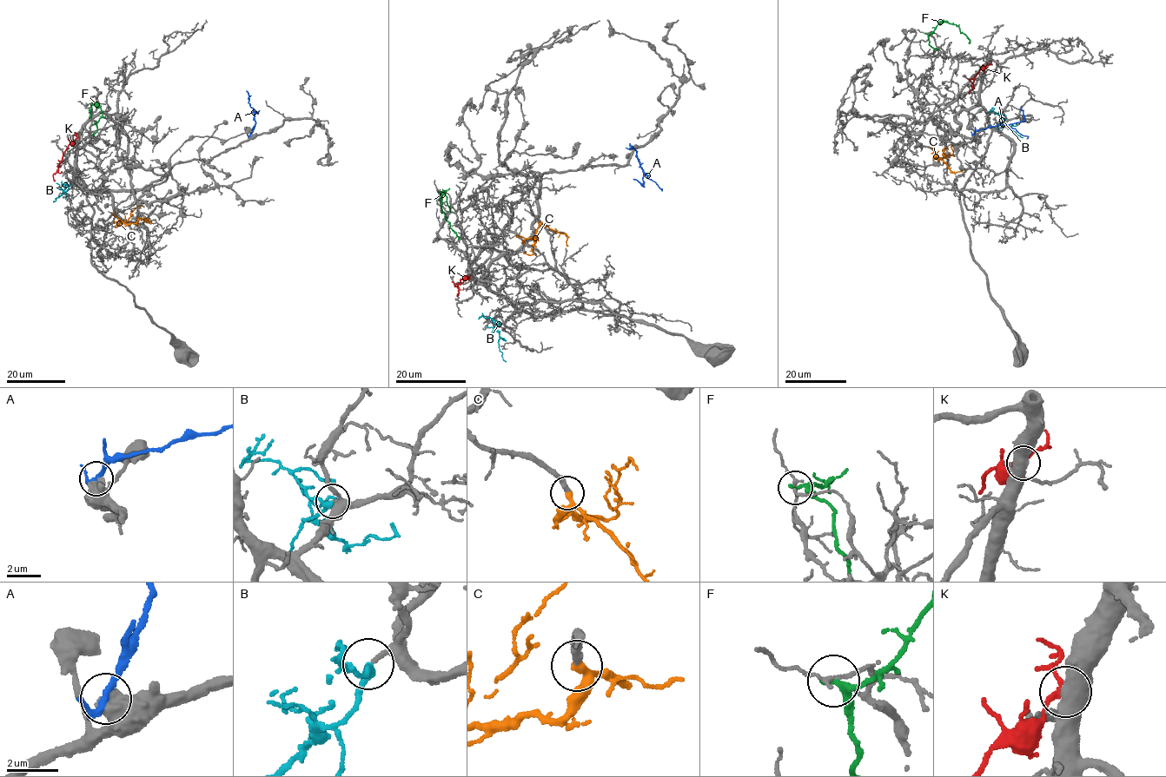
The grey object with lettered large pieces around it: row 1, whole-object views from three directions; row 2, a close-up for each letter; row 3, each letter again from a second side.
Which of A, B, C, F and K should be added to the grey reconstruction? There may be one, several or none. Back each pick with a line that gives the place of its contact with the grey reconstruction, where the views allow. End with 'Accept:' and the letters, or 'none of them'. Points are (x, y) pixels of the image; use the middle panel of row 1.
B: meets grey at (500, 324)
C: meets grey at (539, 222)
Accept: B, C

